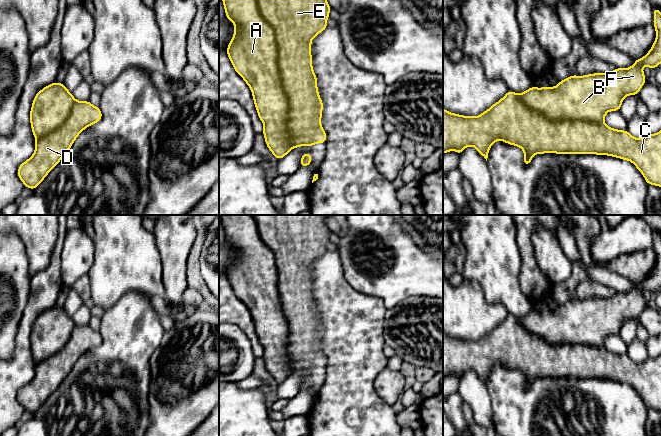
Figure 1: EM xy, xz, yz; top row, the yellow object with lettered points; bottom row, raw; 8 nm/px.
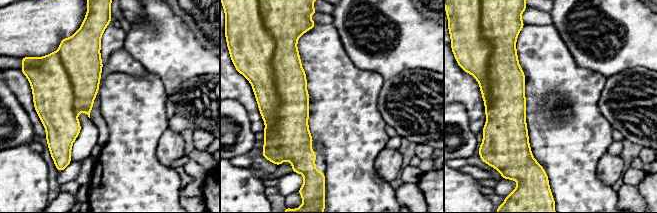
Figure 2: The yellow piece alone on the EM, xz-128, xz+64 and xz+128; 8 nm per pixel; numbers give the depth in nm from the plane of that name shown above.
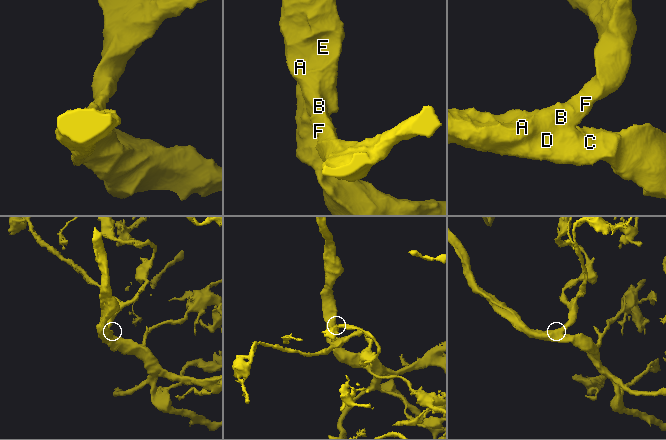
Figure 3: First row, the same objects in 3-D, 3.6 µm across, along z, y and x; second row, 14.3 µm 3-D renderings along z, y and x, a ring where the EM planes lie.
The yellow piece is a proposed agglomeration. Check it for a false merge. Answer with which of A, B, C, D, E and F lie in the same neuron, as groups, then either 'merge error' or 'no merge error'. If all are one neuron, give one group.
A B C D E F | no merge error

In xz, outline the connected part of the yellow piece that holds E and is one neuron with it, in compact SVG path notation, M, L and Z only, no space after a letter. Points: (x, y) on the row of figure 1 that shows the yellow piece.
M222 0L226 12L226 17L235 25L233 39L229 42L226 50L229 59L235 71L245 80L252 91L254 104L260 120L264 124L263 135L266 145L272 154L278 159L282 159L291 149L299 146L313 146L316 143L325 143L327 136L321 127L321 117L323 102L319 97L317 89L317 78L312 68L311 41L312 39L325 30L328 25L326 20L330 17L331 7L326 0Z

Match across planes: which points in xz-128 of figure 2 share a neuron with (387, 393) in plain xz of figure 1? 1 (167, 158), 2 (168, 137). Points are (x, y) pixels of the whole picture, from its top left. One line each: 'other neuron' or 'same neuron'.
1: same neuron
2: same neuron

